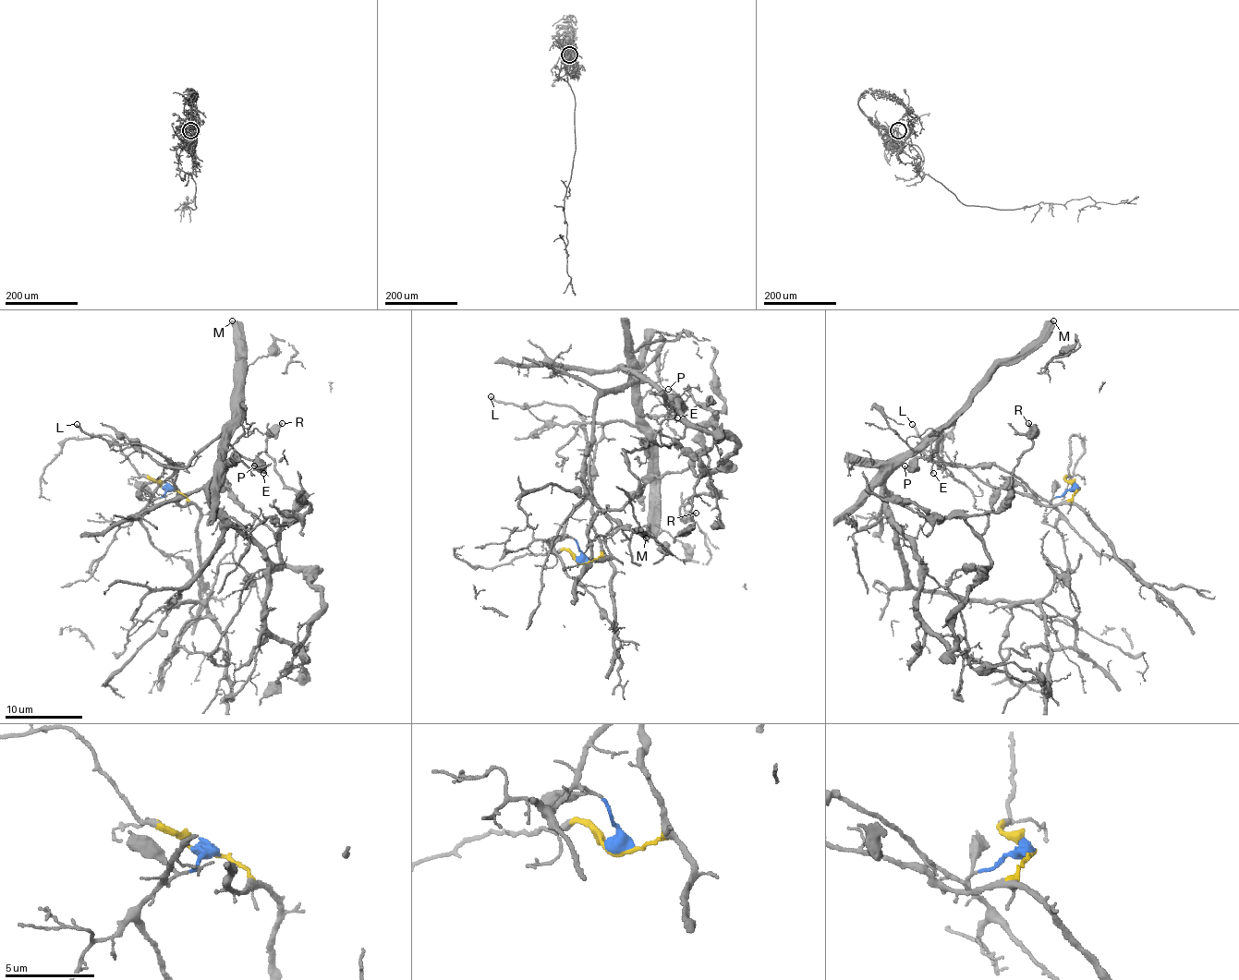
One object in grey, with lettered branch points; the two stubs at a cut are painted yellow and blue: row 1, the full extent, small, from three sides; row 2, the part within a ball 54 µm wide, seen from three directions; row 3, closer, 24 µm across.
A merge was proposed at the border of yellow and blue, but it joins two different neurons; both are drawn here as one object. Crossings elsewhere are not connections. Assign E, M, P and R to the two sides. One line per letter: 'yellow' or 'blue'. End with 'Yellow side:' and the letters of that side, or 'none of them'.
E: blue
M: blue
P: blue
R: blue
Yellow side: none of them

